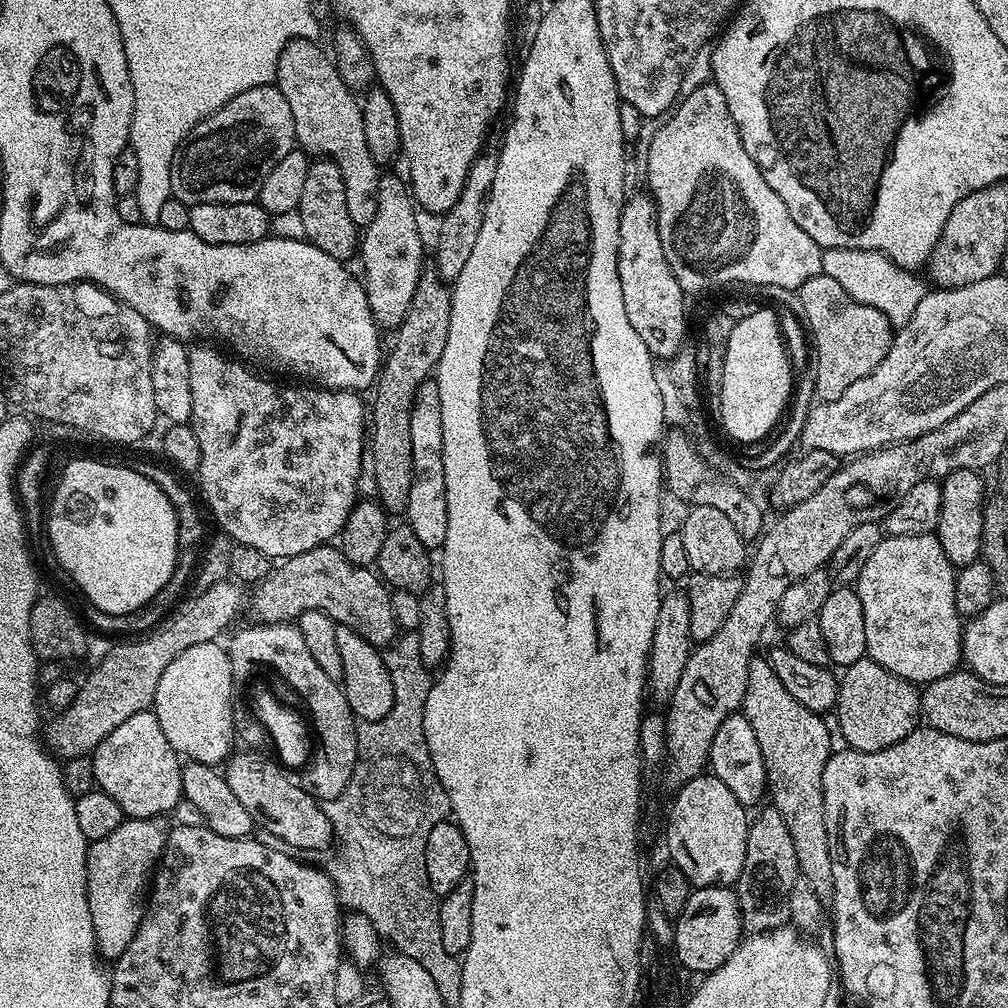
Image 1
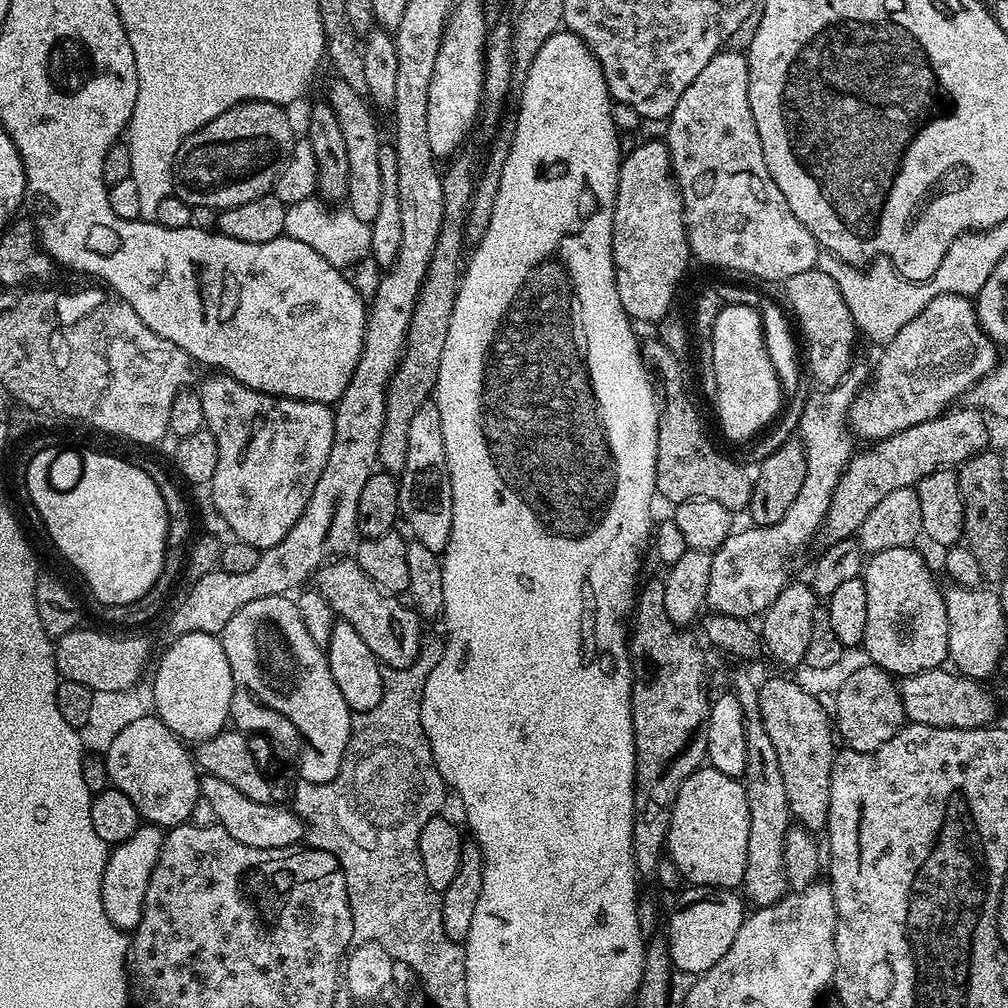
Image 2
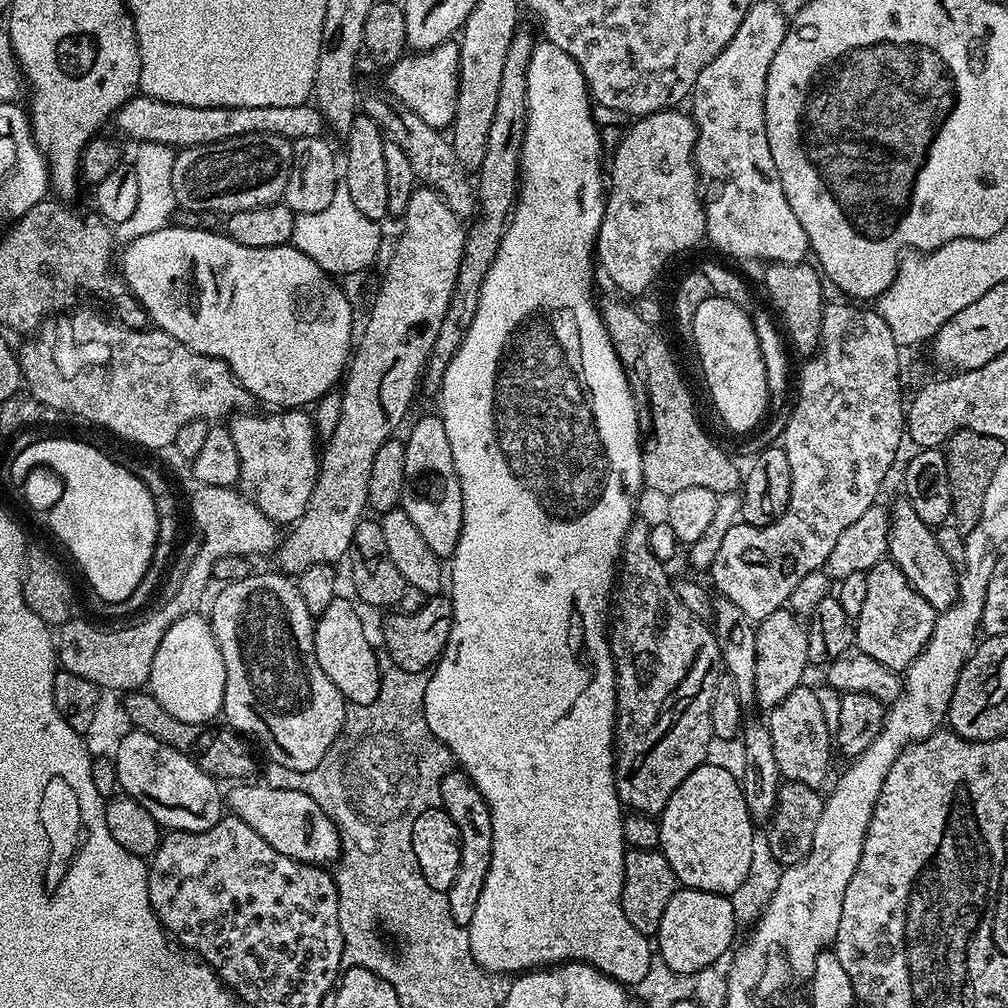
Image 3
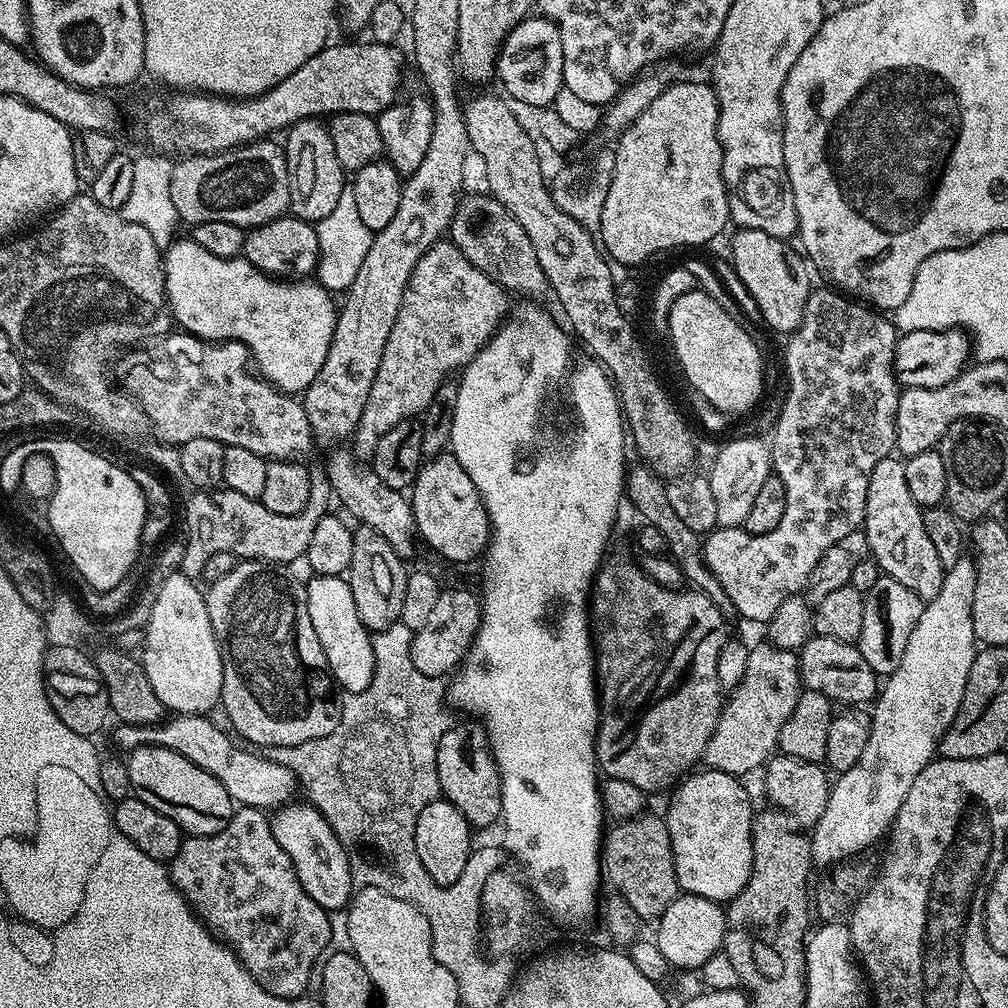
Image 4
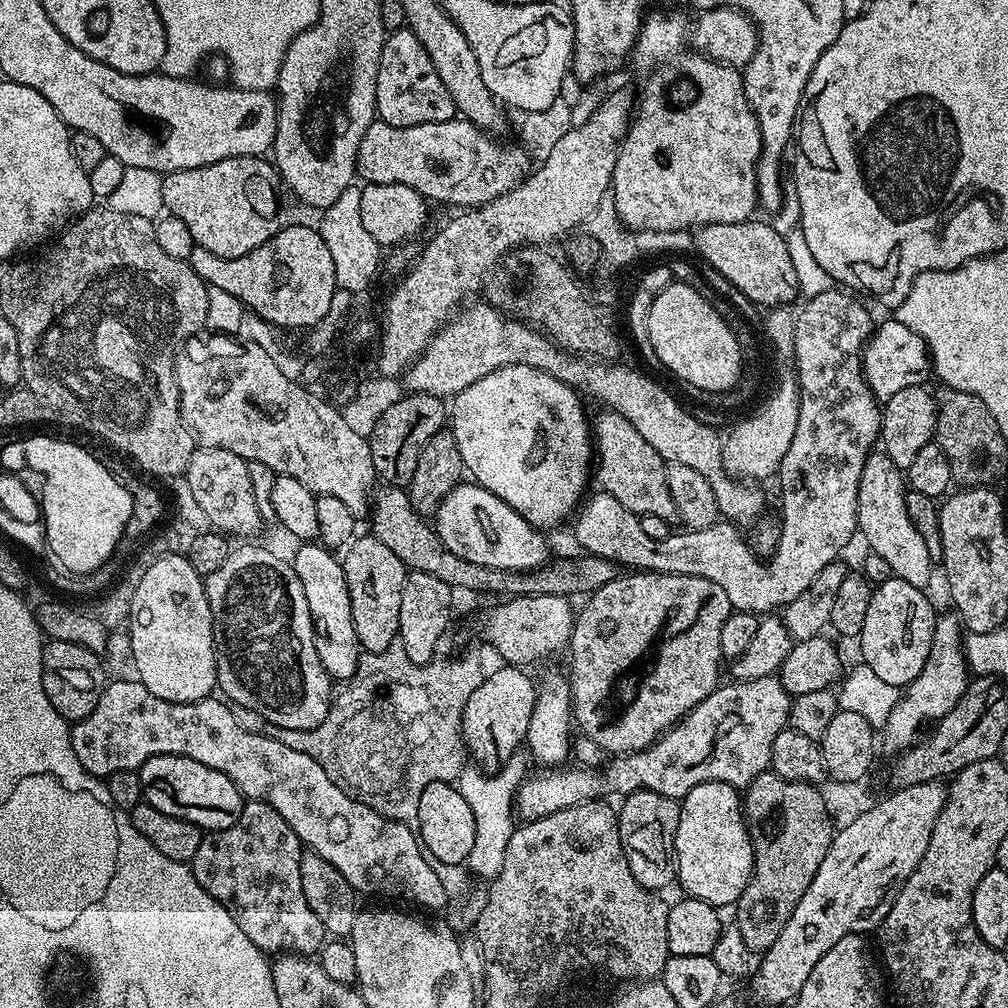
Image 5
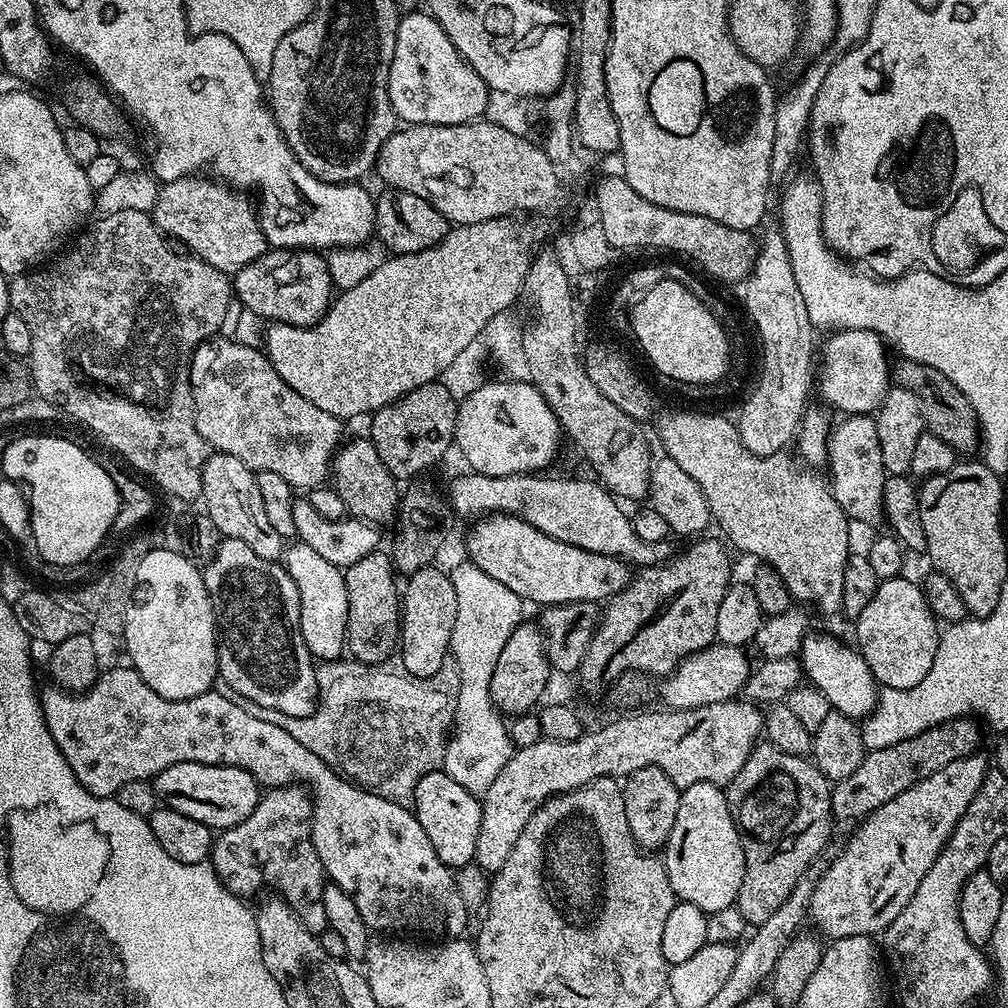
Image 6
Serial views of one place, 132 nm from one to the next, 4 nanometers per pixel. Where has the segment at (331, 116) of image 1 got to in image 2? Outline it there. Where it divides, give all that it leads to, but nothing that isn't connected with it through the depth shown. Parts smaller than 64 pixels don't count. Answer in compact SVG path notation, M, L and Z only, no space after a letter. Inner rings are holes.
M336 78L333 81L328 88L326 103L341 127L342 139L346 142L346 158L350 158L346 207L354 214L354 218L372 225L382 203L382 174L378 170L382 137L376 129L376 120L372 117L374 112L369 101L361 93L350 90L350 86L346 86L344 80Z

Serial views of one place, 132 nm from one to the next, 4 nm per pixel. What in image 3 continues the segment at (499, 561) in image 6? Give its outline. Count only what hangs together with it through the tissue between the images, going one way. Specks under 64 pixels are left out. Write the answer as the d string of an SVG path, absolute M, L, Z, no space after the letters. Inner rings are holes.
M439 415L424 416L412 429L404 440L406 450L406 478L402 486L399 507L414 522L418 534L434 554L441 558L450 558L458 546L458 538L462 534L462 490L460 480L454 470L454 454L450 454L450 438L446 438L446 426Z

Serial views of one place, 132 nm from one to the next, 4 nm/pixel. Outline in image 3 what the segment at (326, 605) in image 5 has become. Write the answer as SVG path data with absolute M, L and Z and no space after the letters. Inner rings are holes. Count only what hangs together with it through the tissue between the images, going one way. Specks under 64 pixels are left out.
M337 598L326 606L321 616L314 620L314 650L318 658L318 666L326 670L326 678L338 686L349 705L369 704L378 698L382 664L376 661L376 652L368 641L368 632L356 613L357 605L348 600Z

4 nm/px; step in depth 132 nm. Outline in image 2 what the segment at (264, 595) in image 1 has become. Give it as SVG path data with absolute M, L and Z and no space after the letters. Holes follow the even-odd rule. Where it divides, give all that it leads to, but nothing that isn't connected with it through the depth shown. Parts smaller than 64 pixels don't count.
M337 558L329 560L327 564L324 564L316 571L314 588L315 591L320 593L322 598L326 598L326 602L330 602L330 606L343 623L354 626L354 630L358 630L358 635L361 636L362 642L366 642L366 646L370 646L370 650L381 663L388 663L391 668L405 668L410 666L412 660L418 658L422 647L422 639L420 640L421 617L413 609L406 607L395 595L381 590L356 565L355 559Z

